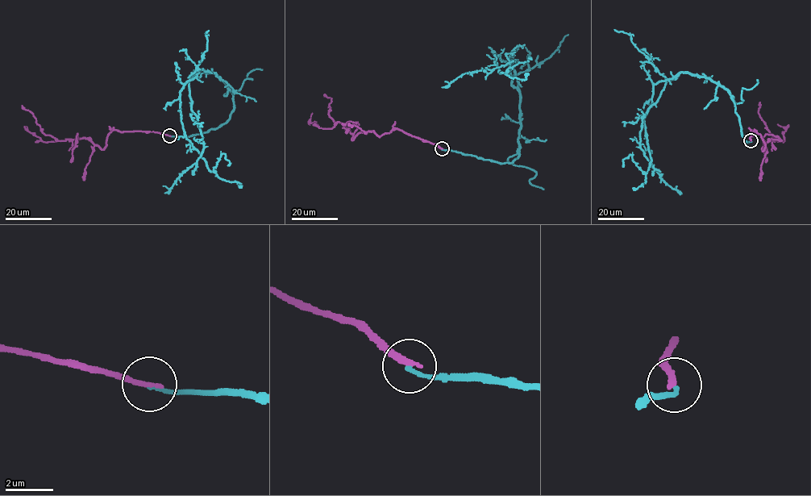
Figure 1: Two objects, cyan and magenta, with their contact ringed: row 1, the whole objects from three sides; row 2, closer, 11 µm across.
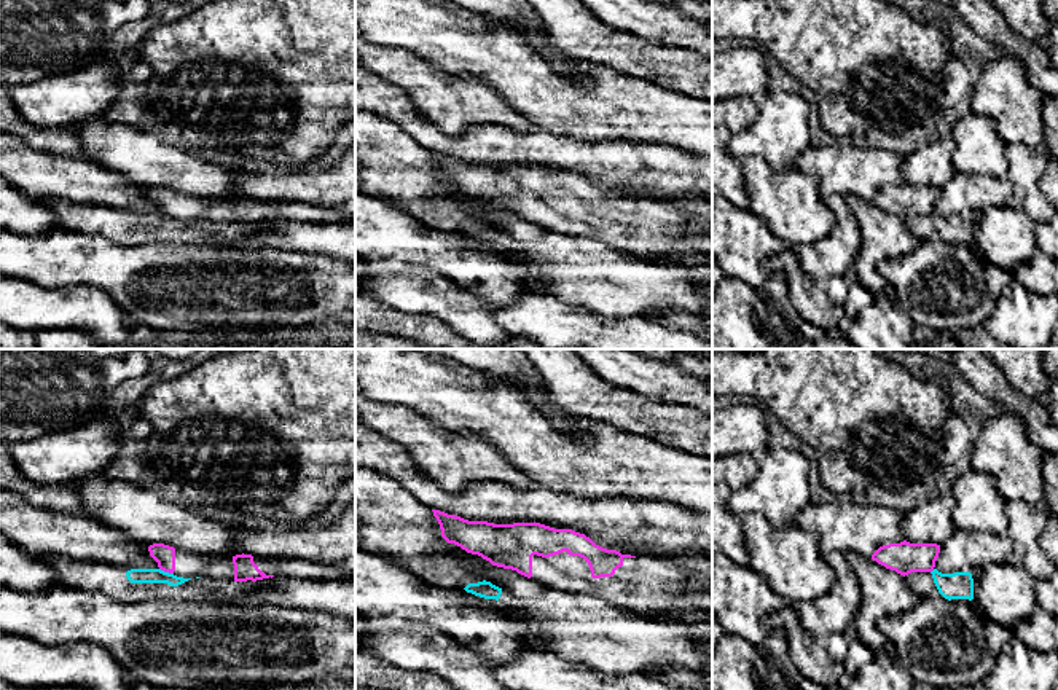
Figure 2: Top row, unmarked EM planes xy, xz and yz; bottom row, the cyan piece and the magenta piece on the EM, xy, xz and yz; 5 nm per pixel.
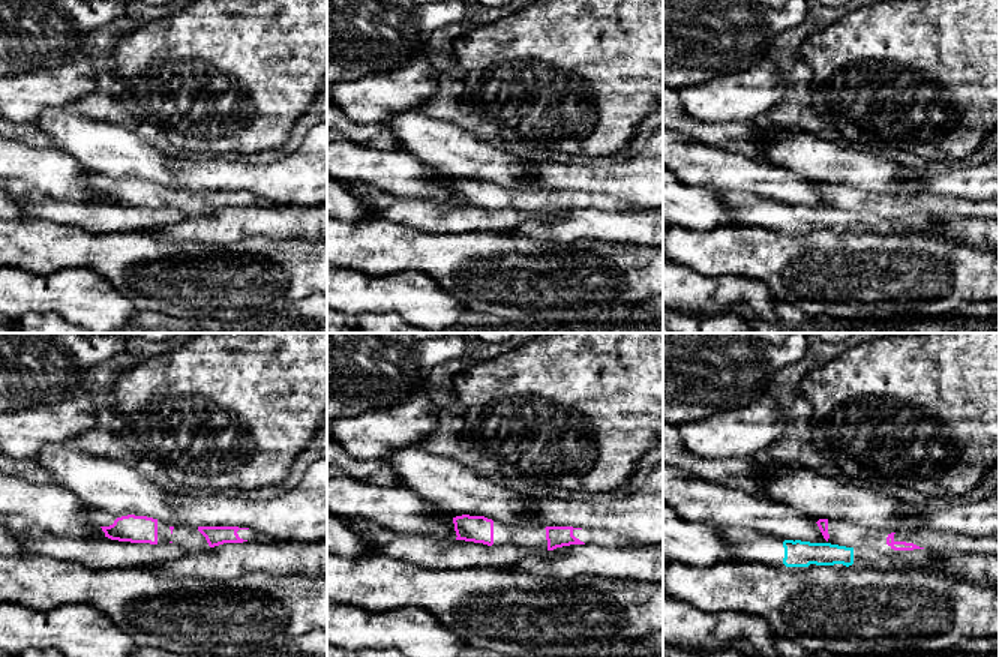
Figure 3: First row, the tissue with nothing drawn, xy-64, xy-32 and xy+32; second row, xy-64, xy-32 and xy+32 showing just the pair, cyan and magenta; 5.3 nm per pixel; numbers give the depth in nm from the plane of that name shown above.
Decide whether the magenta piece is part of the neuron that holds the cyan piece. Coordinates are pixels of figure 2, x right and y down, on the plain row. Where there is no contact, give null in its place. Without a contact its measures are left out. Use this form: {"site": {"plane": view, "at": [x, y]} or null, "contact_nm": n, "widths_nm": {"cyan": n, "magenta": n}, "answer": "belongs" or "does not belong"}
{"site": {"plane": "xy", "at": [166, 215]}, "contact_nm": 80, "widths_nm": {"cyan": 80, "magenta": 110}, "answer": "does not belong"}

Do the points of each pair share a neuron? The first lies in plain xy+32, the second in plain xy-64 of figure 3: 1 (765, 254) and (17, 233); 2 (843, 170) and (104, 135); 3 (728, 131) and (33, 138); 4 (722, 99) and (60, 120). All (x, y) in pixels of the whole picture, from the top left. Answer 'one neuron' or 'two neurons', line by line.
1: one neuron
2: one neuron
3: one neuron
4: two neurons

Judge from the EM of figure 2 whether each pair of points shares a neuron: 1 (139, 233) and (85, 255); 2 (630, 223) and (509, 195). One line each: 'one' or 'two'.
1: two
2: one

